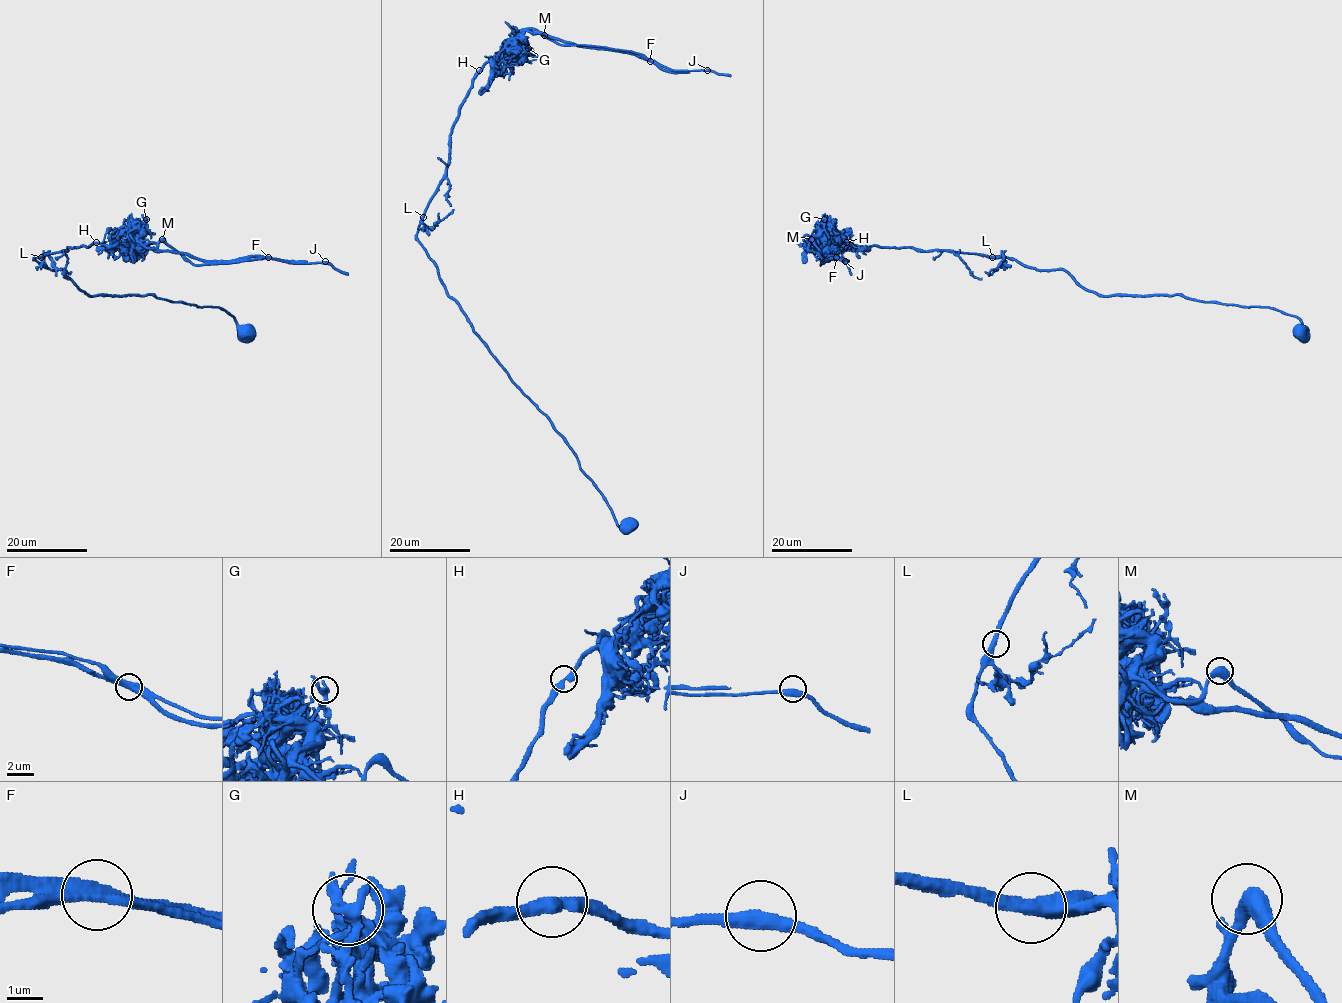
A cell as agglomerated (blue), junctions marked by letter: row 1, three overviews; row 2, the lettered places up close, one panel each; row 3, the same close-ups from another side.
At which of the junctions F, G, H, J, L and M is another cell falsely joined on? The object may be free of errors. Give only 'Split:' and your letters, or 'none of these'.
Split: F

